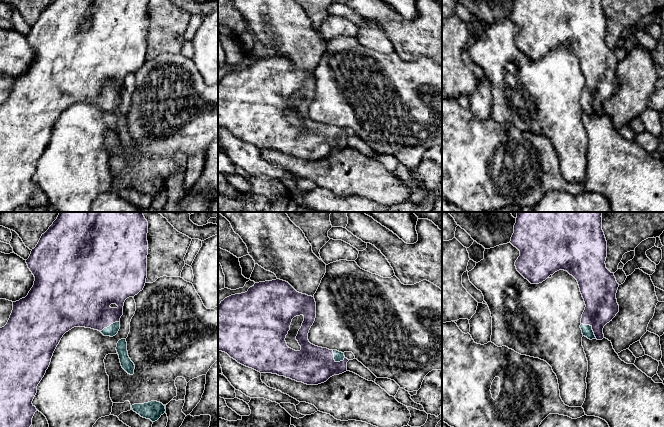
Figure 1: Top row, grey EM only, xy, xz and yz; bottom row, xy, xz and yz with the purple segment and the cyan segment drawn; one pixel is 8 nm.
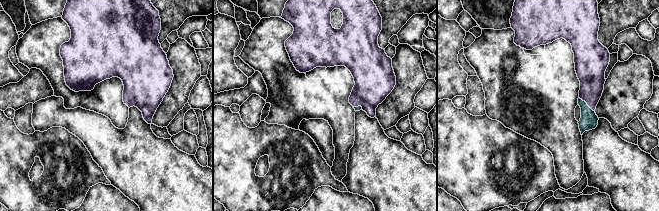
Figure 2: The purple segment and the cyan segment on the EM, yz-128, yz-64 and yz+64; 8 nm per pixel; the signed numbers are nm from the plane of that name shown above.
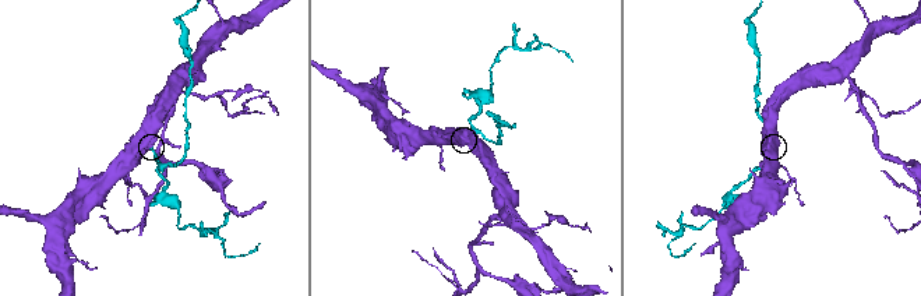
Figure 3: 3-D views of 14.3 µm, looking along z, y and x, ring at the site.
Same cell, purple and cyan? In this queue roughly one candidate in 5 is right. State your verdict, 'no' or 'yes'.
yes

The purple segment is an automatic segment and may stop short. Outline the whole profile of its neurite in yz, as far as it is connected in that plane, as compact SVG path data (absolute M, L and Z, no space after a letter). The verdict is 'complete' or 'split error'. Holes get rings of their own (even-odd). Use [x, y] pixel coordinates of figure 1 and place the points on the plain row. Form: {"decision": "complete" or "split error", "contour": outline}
{"decision": "split error", "contour": "M515 0L510 19L520 27L515 38L517 47L531 60L542 59L559 46L567 47L577 56L586 81L580 101L582 110L590 116L602 116L604 102L619 88L616 75L619 60L614 49L606 44L607 17L602 0Z"}

